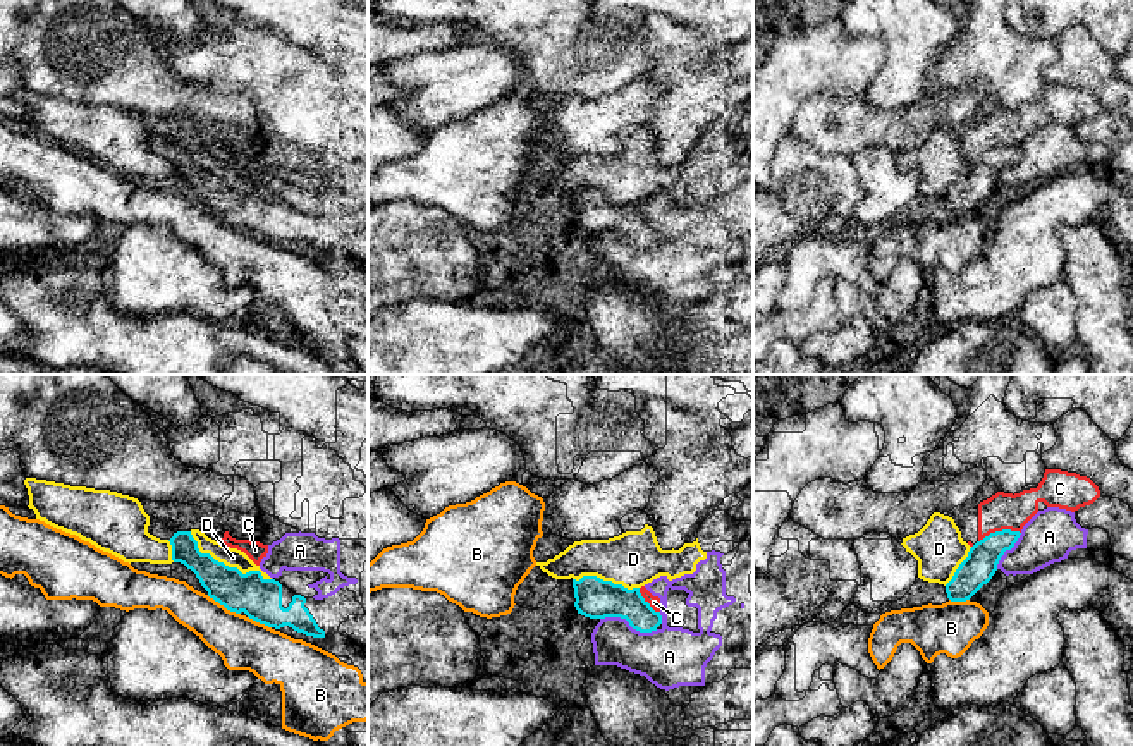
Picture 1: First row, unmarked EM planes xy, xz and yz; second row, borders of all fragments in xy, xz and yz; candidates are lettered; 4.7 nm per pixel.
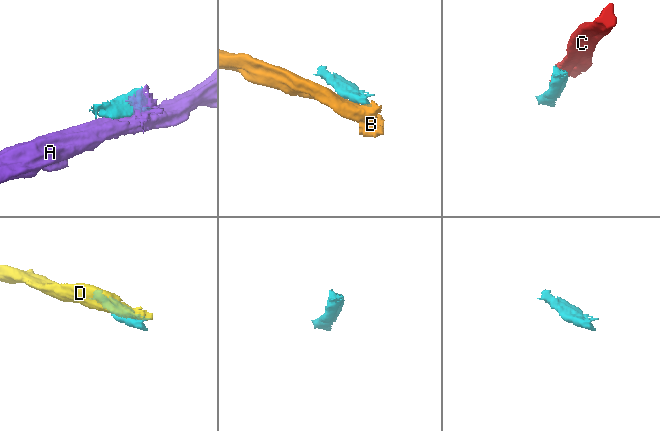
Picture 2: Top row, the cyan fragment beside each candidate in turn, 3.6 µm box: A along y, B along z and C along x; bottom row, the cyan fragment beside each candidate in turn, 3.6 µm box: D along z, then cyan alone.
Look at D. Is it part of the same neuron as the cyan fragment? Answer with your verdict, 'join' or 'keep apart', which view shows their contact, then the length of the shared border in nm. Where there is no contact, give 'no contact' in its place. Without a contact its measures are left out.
keep apart; contact in xy; length 440 nm

